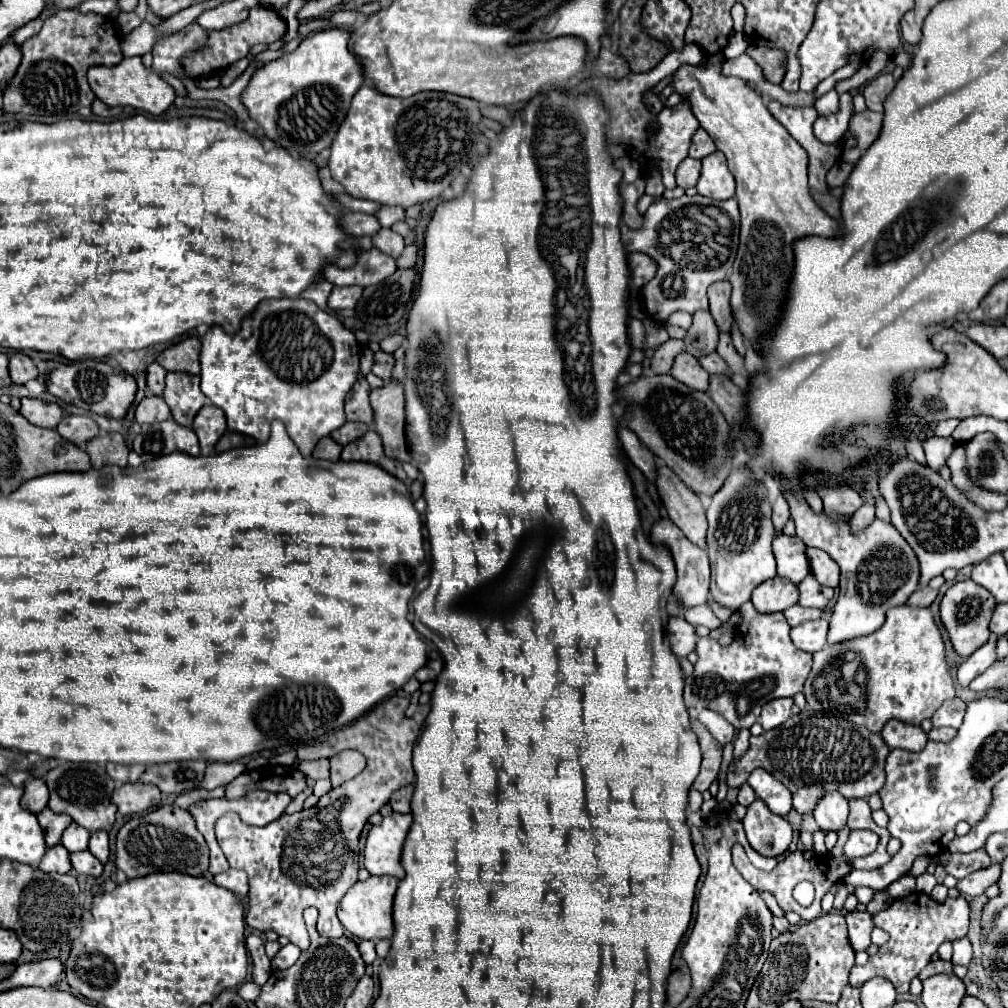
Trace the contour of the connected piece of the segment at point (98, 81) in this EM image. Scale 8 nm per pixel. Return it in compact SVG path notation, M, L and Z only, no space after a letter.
M123 58L117 66L93 66L89 70L89 86L95 90L95 96L107 106L133 106L147 110L153 116L163 114L175 100L175 90L151 68L141 64L141 58Z

